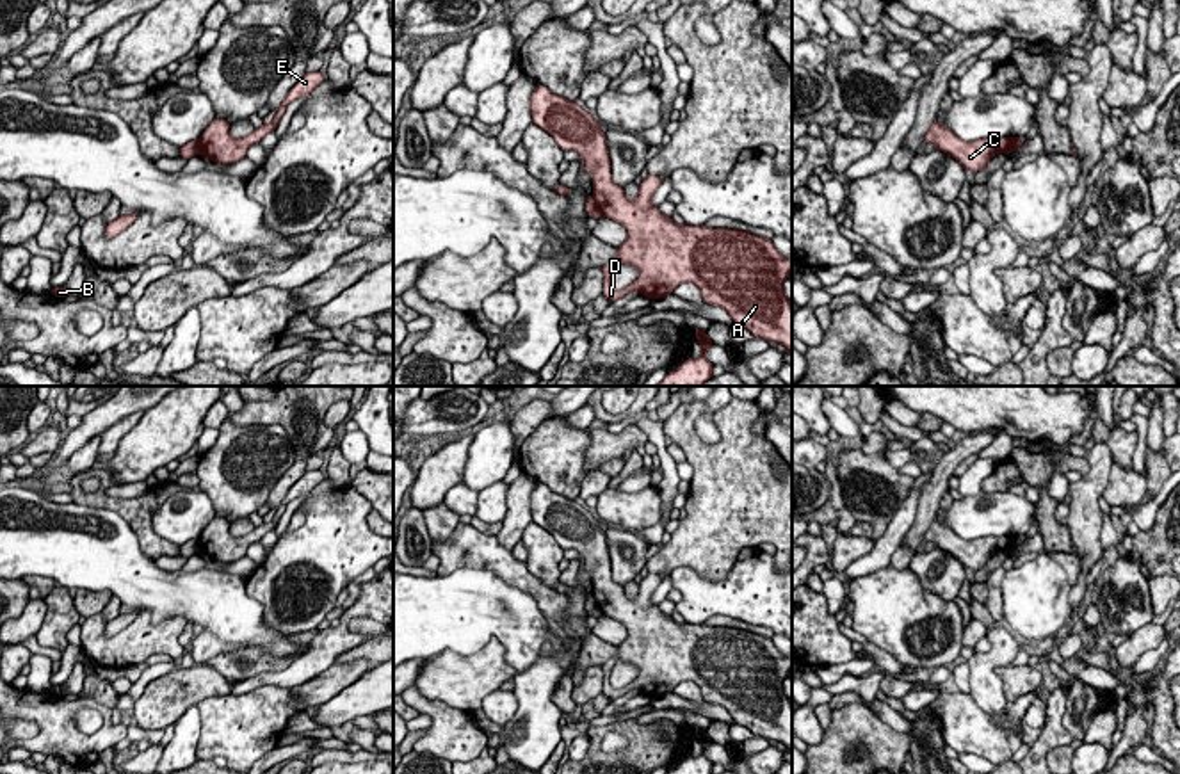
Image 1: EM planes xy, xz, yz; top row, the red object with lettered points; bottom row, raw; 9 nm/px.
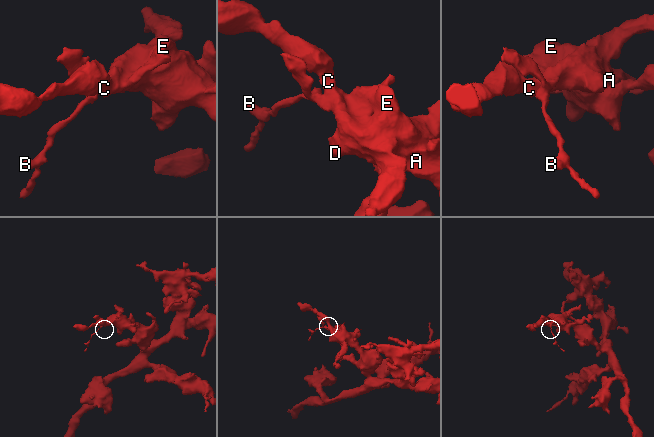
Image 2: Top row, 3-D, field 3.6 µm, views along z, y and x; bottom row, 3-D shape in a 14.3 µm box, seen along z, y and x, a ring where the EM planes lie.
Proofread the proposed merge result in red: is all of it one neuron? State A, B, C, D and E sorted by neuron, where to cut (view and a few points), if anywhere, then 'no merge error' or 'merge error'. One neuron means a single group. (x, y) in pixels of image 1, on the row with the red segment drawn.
A C D E / B | xz (593, 196), (602, 214) | merge error

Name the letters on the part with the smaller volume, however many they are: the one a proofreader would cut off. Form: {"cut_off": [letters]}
{"cut_off": ["B"]}

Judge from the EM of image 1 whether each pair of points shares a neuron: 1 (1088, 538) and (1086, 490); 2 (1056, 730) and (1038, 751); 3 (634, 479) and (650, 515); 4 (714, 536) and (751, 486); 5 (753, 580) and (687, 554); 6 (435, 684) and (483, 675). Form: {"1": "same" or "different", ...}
{"1": "same", "2": "same", "3": "different", "4": "same", "5": "different", "6": "same"}

